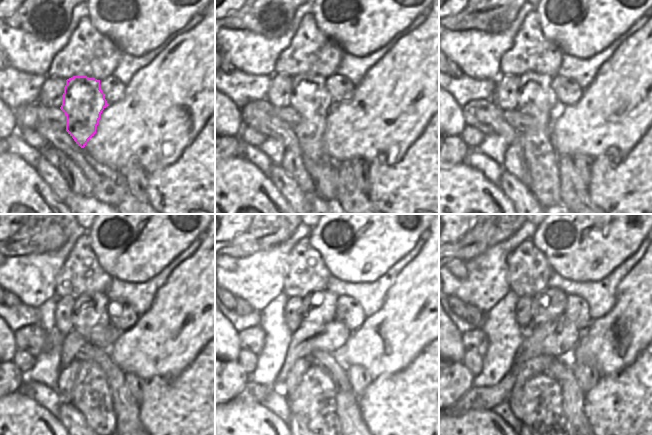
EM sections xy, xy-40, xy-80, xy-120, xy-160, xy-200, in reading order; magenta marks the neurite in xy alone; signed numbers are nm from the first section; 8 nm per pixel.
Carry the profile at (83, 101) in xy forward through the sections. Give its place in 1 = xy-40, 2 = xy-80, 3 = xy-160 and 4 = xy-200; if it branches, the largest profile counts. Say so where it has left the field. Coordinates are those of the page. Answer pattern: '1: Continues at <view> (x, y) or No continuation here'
1: Continues at xy-40 (309, 97)
2: Continues at xy-80 (536, 98)
3: Continues at xy-160 (314, 399)
4: Continues at xy-200 (538, 403)

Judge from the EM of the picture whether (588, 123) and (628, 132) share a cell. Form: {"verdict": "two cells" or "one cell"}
{"verdict": "one cell"}

